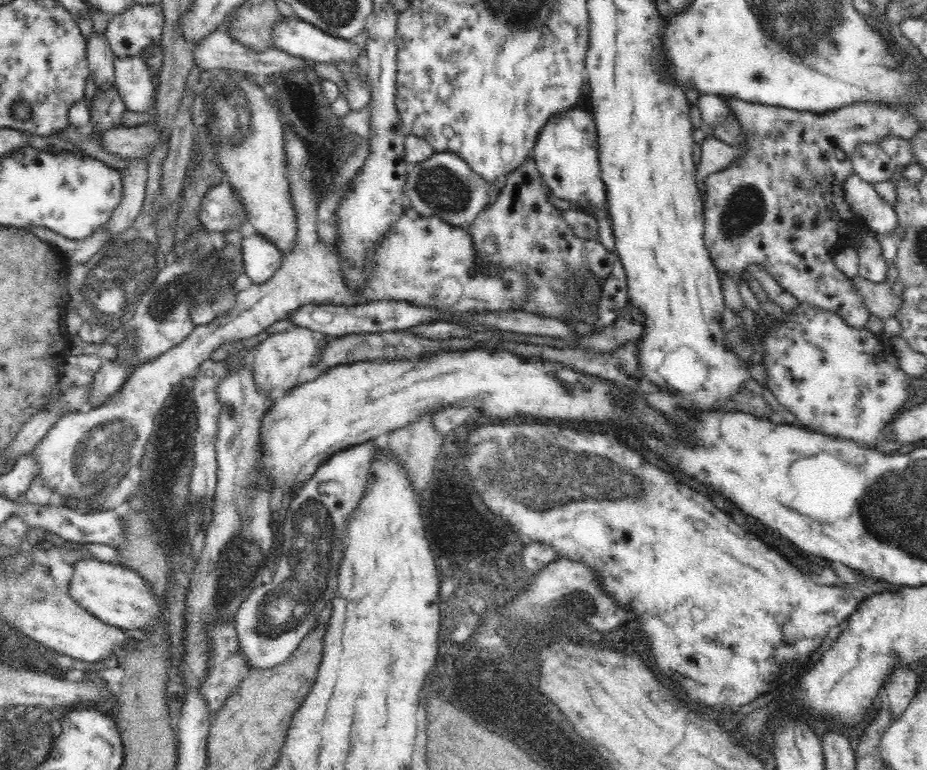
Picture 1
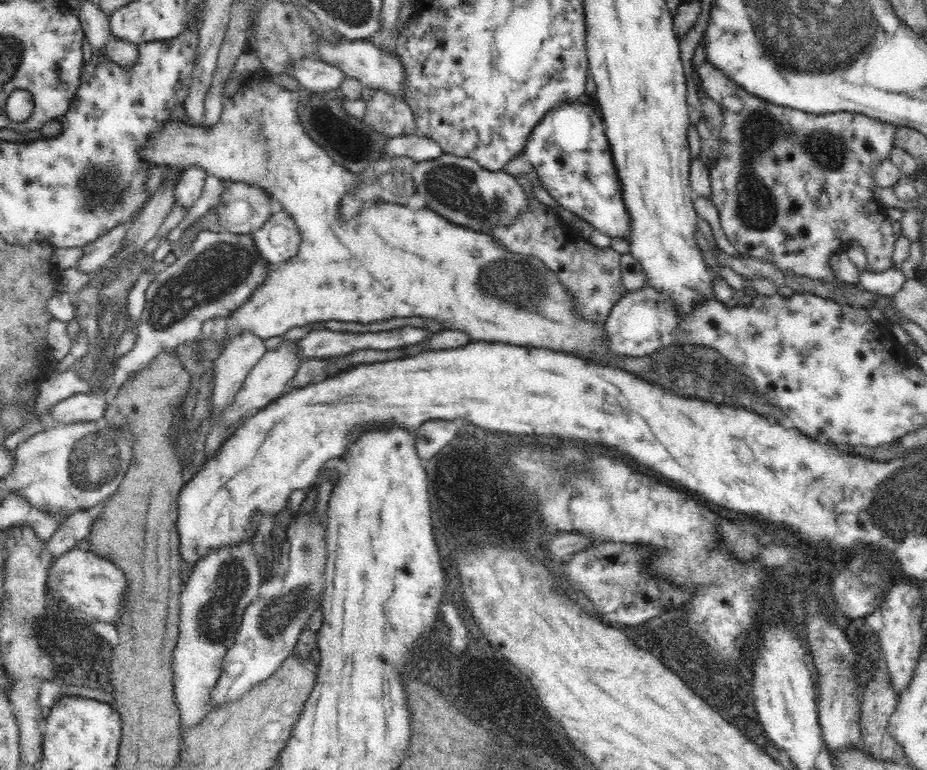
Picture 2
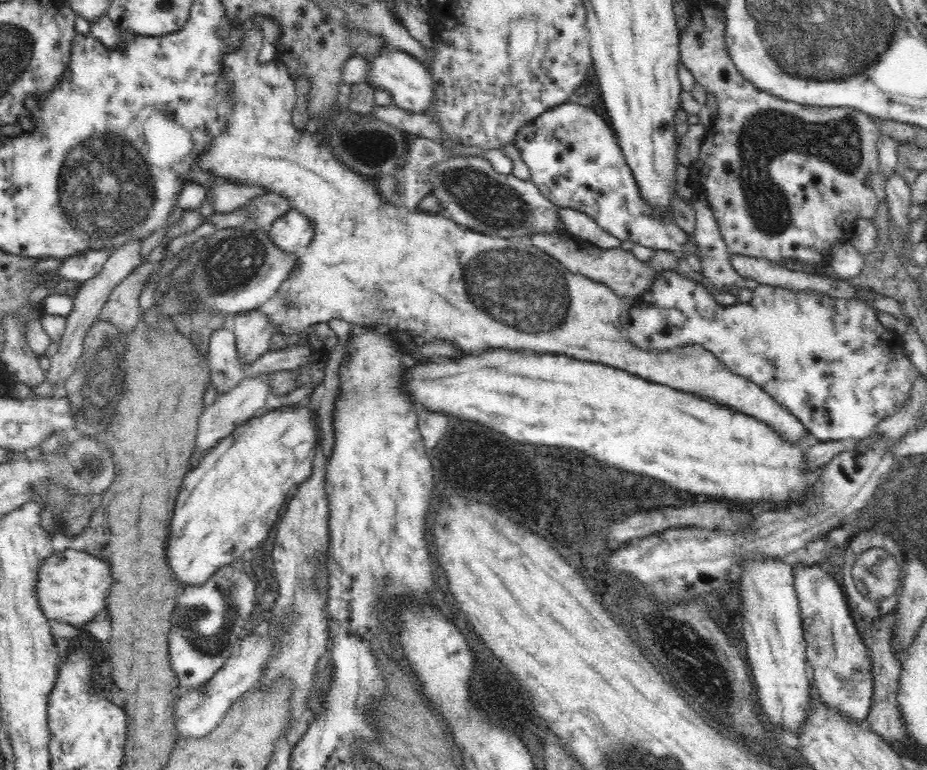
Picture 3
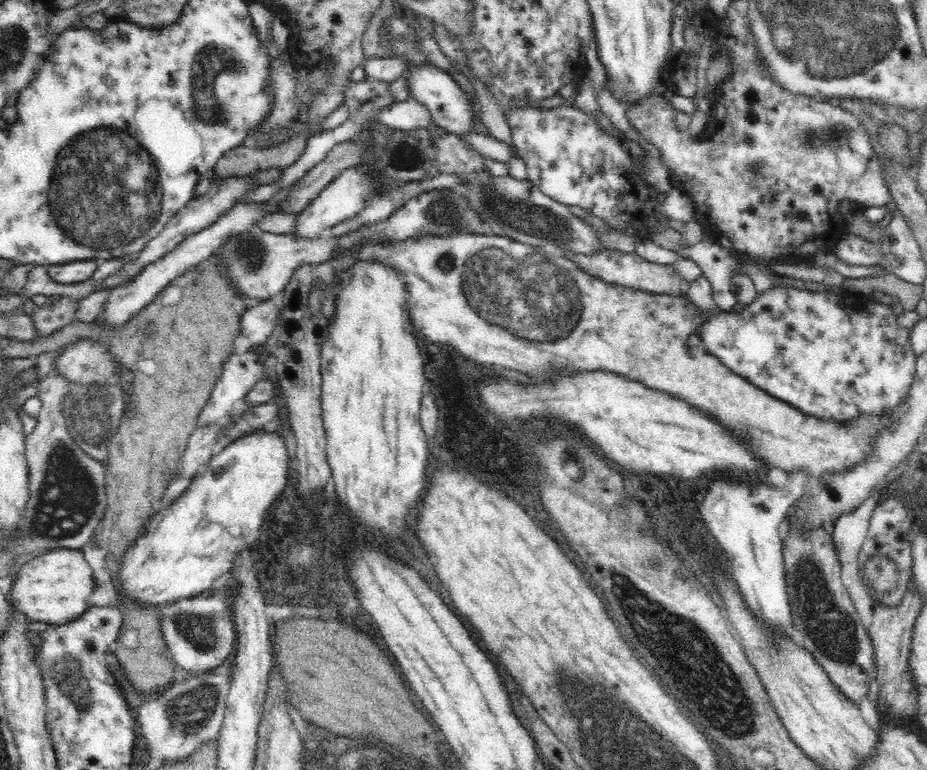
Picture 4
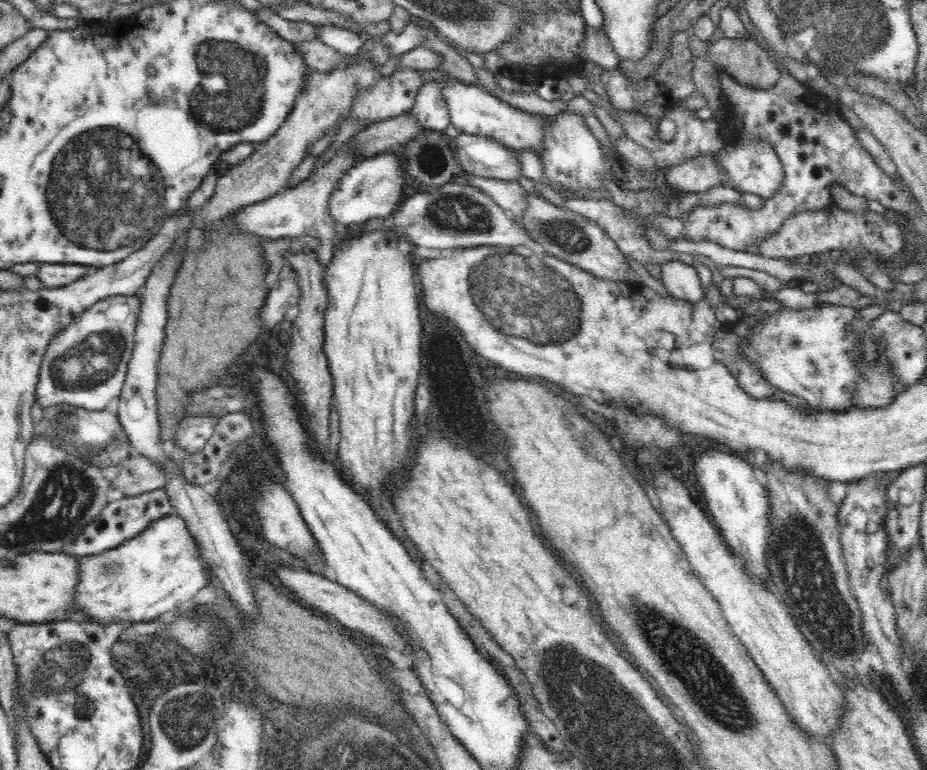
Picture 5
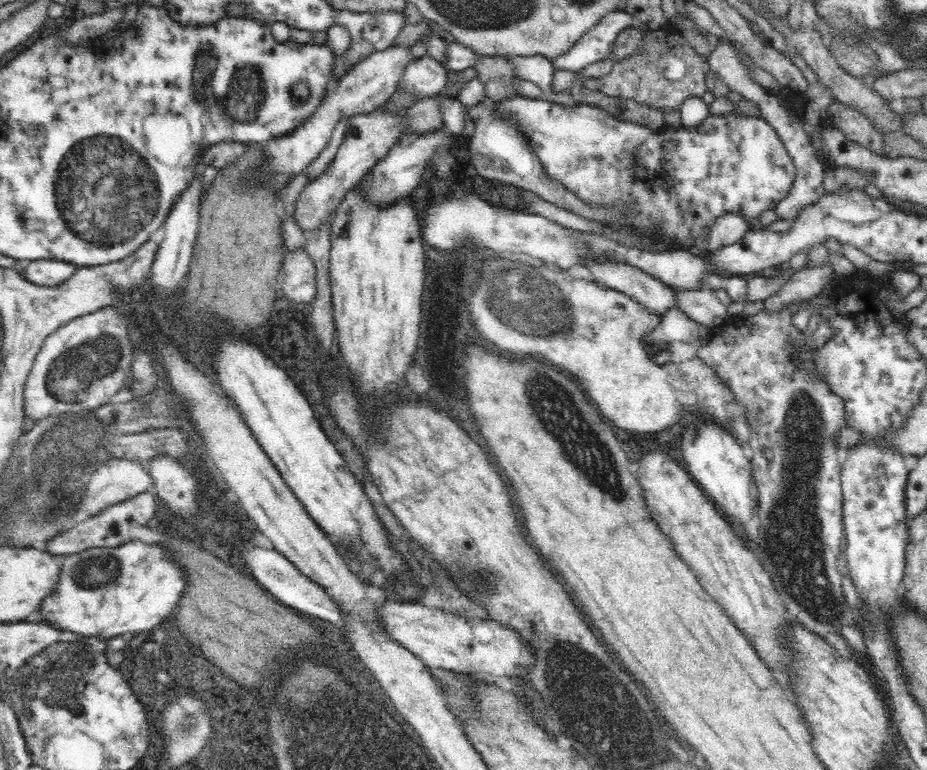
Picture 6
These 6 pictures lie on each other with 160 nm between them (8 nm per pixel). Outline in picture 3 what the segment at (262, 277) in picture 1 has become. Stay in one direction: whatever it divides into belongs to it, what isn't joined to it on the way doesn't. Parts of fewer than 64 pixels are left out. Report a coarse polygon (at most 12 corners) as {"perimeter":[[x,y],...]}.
{"perimeter":[[288,209],[268,236],[298,258],[313,241],[309,216]]}

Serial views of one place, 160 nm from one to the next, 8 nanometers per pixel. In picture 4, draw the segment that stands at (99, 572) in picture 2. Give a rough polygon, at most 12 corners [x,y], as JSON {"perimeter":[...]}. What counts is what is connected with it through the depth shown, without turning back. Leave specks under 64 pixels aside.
{"perimeter":[[81,549],[31,556],[10,605],[60,625],[88,610],[94,578]]}

